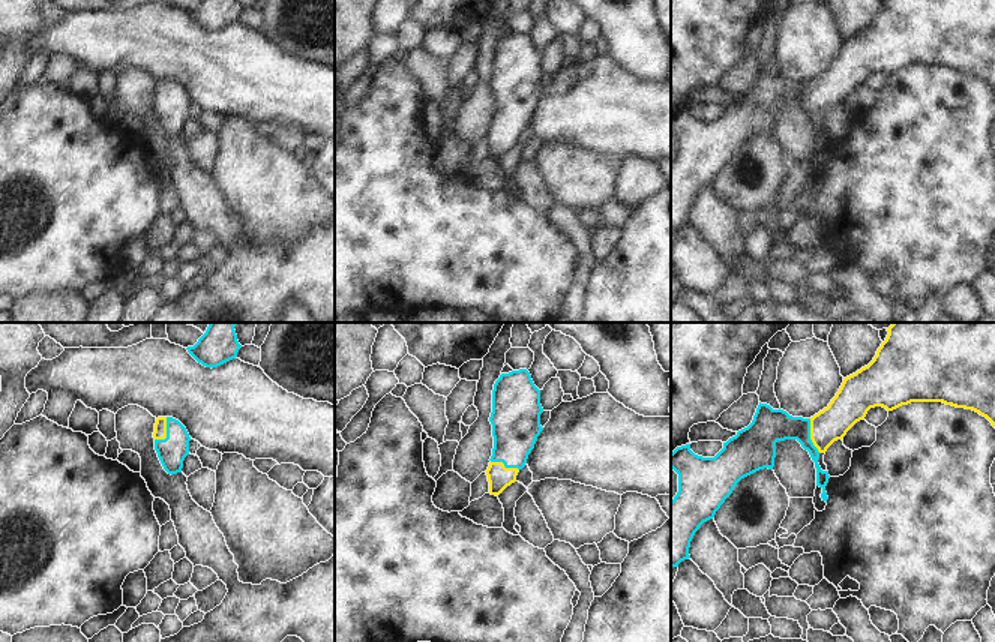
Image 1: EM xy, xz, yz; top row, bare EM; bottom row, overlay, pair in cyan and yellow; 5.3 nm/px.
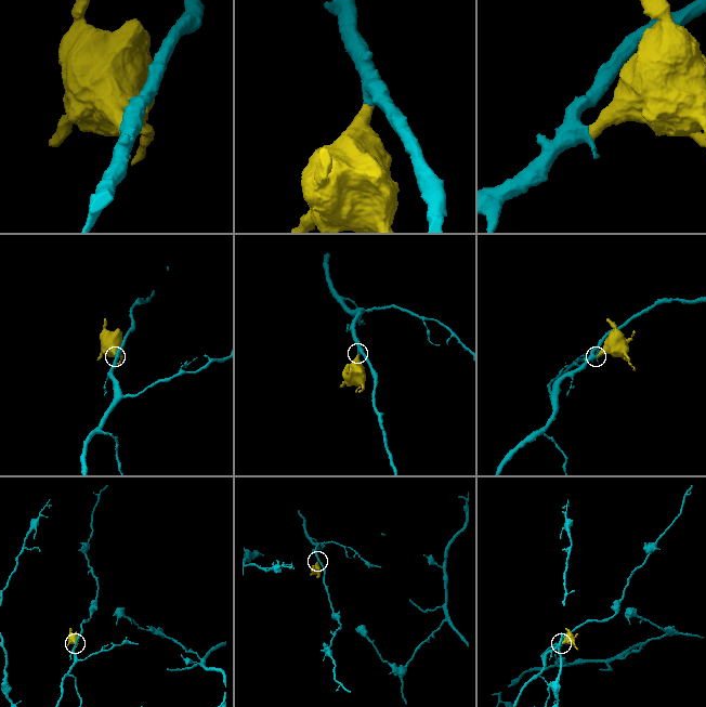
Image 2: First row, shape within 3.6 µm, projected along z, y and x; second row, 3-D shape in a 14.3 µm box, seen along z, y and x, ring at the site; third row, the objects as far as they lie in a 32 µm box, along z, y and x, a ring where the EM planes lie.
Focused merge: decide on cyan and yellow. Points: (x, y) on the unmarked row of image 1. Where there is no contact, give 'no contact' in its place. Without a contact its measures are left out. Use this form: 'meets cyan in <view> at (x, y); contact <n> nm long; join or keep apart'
meets cyan in yz at (809, 99); contact 190 nm long; join

